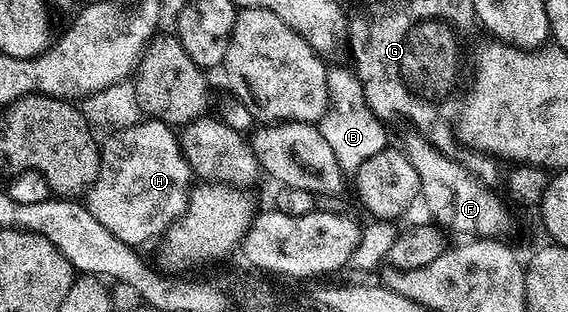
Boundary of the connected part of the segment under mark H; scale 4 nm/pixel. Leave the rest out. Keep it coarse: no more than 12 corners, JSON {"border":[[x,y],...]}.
{"border":[[171,126],[103,139],[90,216],[128,246],[188,210],[194,175]]}

